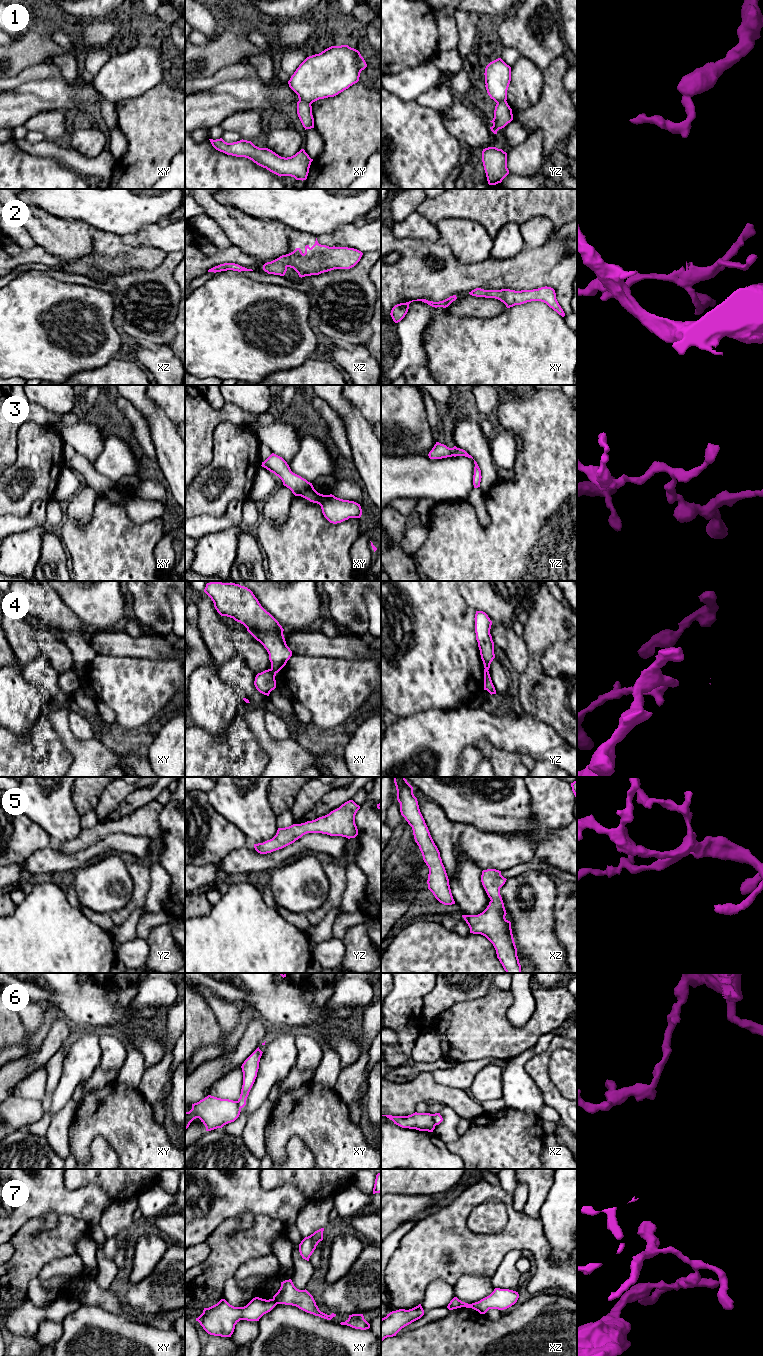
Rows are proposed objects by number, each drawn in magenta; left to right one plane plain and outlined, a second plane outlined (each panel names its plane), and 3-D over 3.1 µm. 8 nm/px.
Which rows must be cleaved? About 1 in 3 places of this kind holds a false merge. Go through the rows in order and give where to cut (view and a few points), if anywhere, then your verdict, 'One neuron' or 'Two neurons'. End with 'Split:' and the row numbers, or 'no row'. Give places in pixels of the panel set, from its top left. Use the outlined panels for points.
1: Split along xy (299, 99), (310, 104). Two neurons
2: No split. One neuron
3: No split. One neuron
4: Split along xy (270, 669), (275, 674). Two neurons
5: No split. One neuron
6: Split along xz (431, 1114), (435, 1125). Two neurons
7: Split along xy (273, 1298), (277, 1303). Two neurons
Split: 1, 4, 6, 7

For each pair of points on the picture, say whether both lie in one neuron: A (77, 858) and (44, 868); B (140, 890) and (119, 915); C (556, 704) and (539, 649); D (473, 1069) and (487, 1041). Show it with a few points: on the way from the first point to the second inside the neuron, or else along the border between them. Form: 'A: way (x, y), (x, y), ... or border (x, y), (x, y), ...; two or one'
A: way (69, 862), (52, 862); one
B: way (138, 897), (126, 911); one
C: way (542, 690), (541, 682), (535, 676), (535, 663); one
D: border (502, 1060), (482, 1058), (460, 1061), (458, 1063); two

